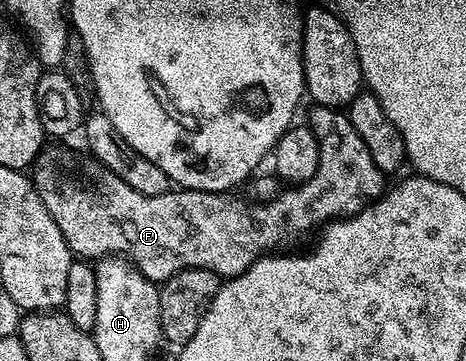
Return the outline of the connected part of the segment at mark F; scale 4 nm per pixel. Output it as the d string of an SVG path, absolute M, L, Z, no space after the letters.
M313 105L312 111L309 112L306 118L306 124L314 132L314 136L320 141L320 155L318 156L318 172L314 172L314 176L309 182L299 183L295 188L288 188L281 193L280 197L272 199L270 202L253 201L249 204L243 197L232 198L231 193L221 192L218 194L211 194L205 190L186 190L183 188L177 189L175 192L169 192L162 196L142 196L142 192L134 192L134 188L130 188L130 184L126 184L122 180L118 180L118 176L114 176L109 170L103 168L96 168L92 174L92 183L78 182L74 178L70 178L63 170L66 164L64 154L60 150L51 150L45 148L40 151L39 156L36 158L34 165L30 170L30 177L32 185L35 186L36 191L40 194L42 204L46 204L46 212L50 212L50 216L54 220L54 224L58 224L58 232L62 232L62 236L66 240L68 249L72 251L73 255L80 260L99 260L109 256L119 256L127 258L132 265L137 266L142 272L142 276L146 276L152 282L162 284L170 276L174 276L183 270L190 268L202 268L209 270L215 274L219 274L221 279L227 280L238 276L242 272L246 272L246 268L250 268L250 264L254 264L259 258L265 257L269 252L275 251L277 248L292 248L295 242L300 242L312 229L323 228L329 222L336 221L337 218L348 218L351 214L357 214L358 211L364 209L370 202L376 202L381 196L386 193L386 175L384 171L378 168L378 164L374 164L374 160L370 156L369 150L366 149L366 143L362 141L362 136L358 136L358 132L354 132L354 124L350 124L347 113L343 109L335 106L318 106Z

